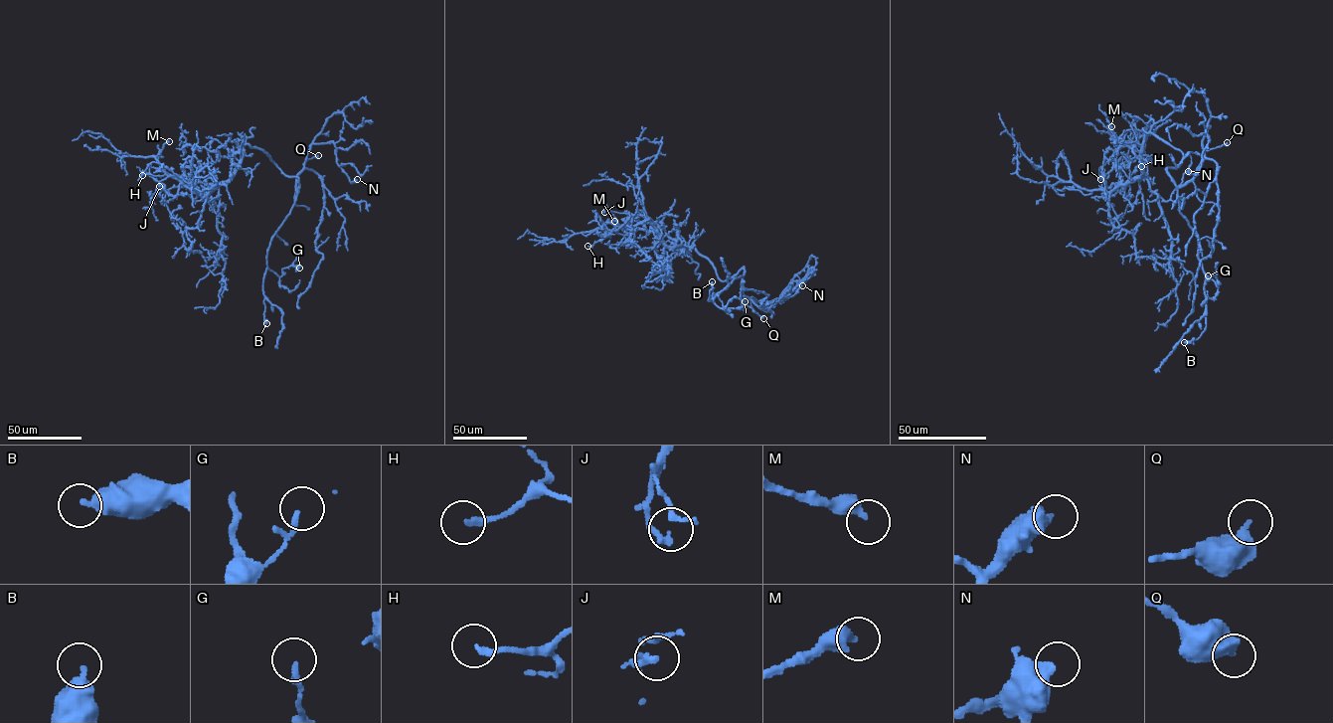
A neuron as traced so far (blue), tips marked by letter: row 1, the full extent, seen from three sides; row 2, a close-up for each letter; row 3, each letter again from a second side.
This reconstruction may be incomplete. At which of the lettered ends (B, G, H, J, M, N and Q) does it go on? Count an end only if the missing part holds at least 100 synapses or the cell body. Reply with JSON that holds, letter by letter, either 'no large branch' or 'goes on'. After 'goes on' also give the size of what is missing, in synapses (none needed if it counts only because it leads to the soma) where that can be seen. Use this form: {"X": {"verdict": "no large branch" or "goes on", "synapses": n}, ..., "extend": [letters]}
{"B": {"verdict": "no large branch"}, "G": {"verdict": "no large branch"}, "H": {"verdict": "no large branch"}, "J": {"verdict": "no large branch"}, "M": {"verdict": "no large branch"}, "N": {"verdict": "no large branch"}, "Q": {"verdict": "no large branch"}, "extend": []}

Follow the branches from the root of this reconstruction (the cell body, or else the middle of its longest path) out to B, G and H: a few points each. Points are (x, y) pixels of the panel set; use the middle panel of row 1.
B: (714, 268), (722, 281), (743, 268), (745, 273), (708, 300), (712, 281)
G: (714, 268), (722, 281), (743, 268), (745, 273), (713, 294), (713, 302), (728, 310), (740, 308), (745, 301)
H: (714, 268), (694, 248), (668, 247), (655, 232), (642, 229), (621, 226), (610, 237), (587, 246)

